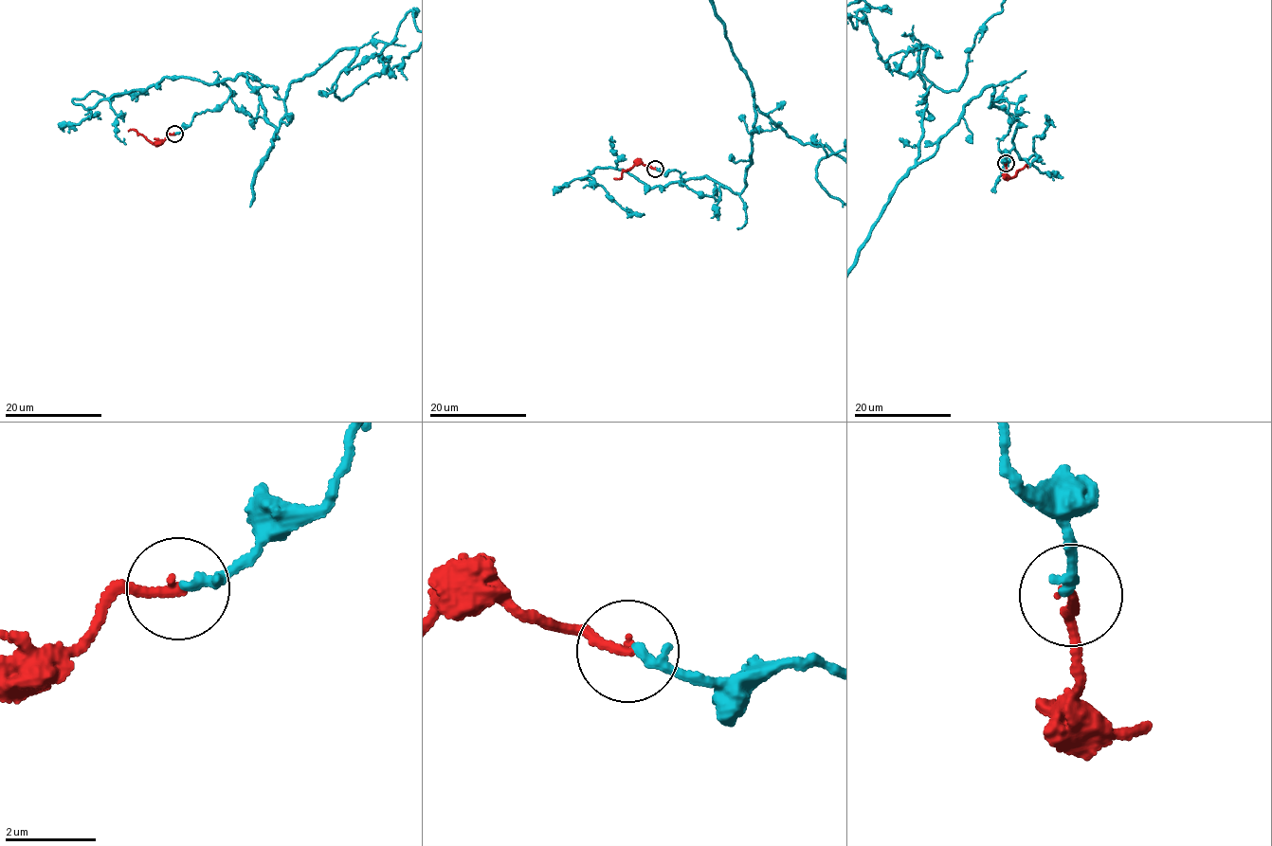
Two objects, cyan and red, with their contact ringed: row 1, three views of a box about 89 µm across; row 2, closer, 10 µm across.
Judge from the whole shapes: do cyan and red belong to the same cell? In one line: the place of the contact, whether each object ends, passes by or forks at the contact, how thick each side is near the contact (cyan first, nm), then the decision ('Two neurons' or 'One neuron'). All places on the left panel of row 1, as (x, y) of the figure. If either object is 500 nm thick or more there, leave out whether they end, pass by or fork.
Place: (174, 134). At the ring cyan ends. At the ring red ends. Thickness 240 nm (cyan) against 200 nm. Two neurons

